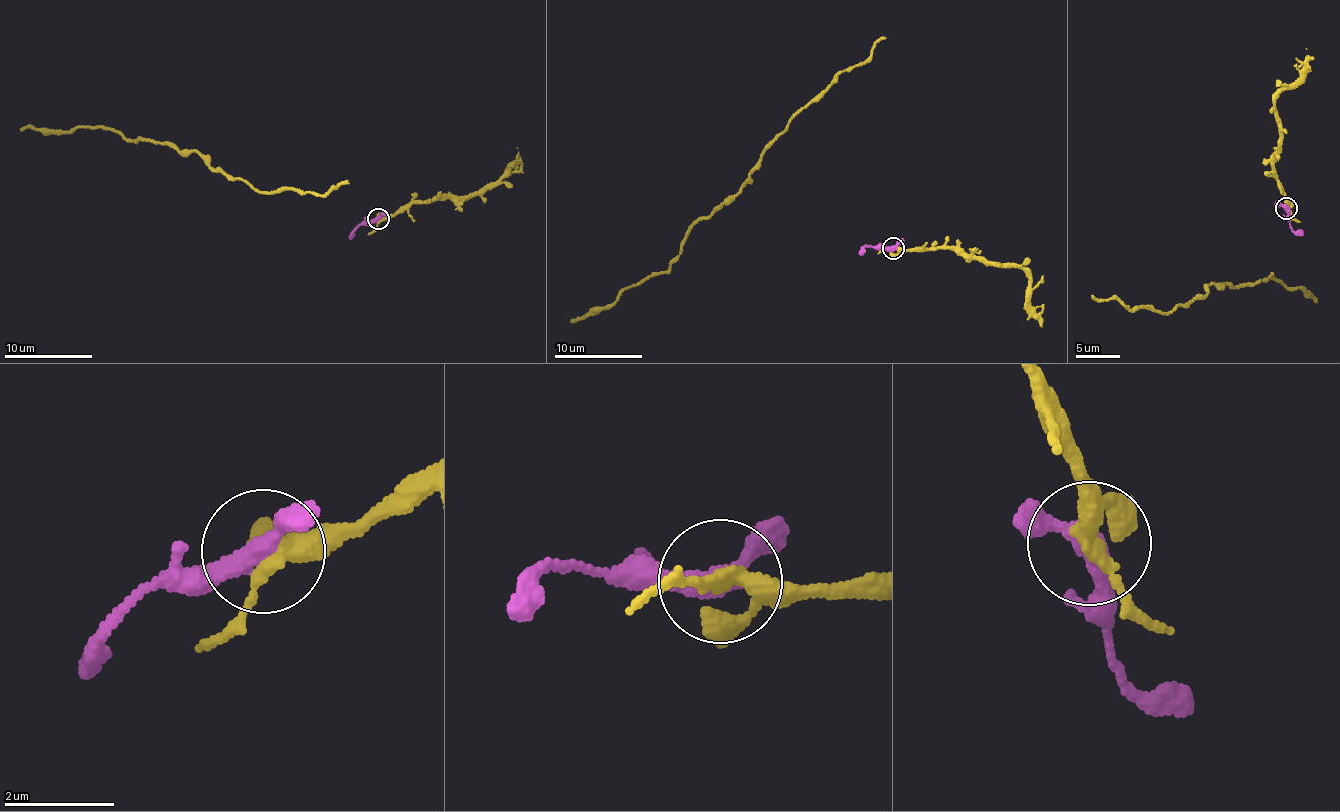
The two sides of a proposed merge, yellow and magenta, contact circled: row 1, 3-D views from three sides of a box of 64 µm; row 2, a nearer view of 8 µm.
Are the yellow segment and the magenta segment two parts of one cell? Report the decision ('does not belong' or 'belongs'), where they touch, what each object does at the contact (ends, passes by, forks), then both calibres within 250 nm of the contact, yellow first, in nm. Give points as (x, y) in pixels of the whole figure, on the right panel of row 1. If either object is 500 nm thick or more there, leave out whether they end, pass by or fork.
belongs; at (1286, 208); yellow forks there; magenta passes by; 240 nm thick on the yellow side, 340 nm on the other

